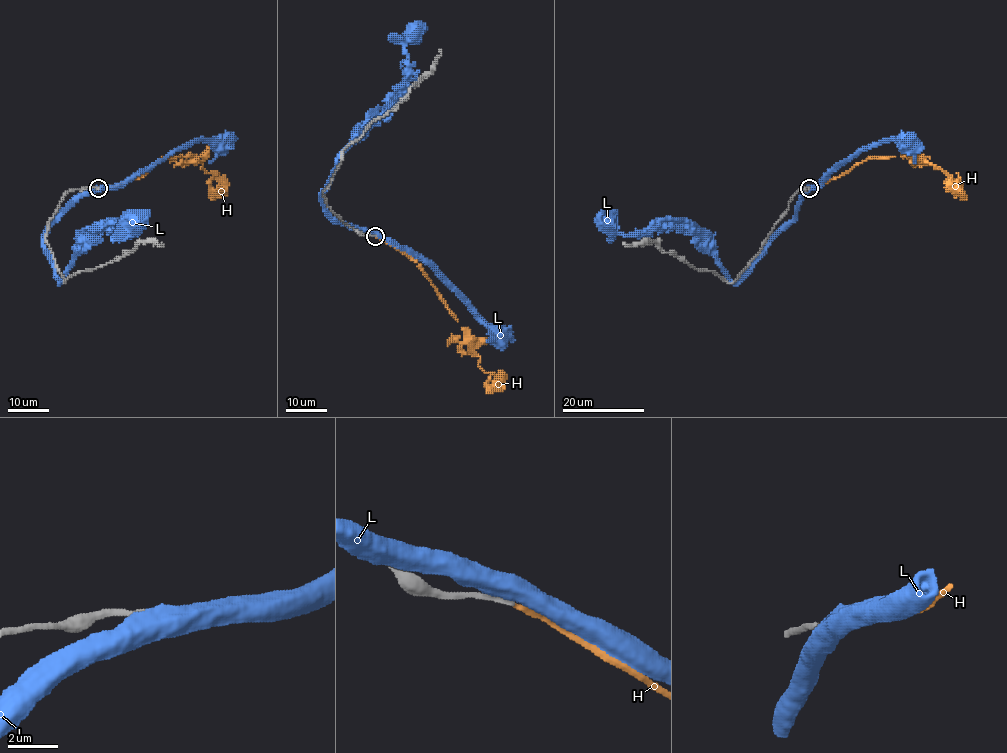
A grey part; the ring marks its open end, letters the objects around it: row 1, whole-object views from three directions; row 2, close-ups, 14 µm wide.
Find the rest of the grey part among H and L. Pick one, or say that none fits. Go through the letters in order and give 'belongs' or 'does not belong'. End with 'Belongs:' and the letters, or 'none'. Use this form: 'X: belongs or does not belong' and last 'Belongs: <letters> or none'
H: does not belong
L: does not belong
Belongs: none

